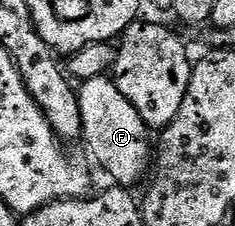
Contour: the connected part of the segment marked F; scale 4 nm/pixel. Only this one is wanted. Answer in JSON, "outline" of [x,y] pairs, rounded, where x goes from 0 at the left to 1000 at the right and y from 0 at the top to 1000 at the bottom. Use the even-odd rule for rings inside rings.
{"outline":[[[460,332],[353,363],[336,381],[332,425],[357,566],[349,624],[353,637],[374,637],[396,704],[494,796],[481,805],[498,823],[566,827],[596,796],[609,805],[655,695],[655,624],[651,611],[630,611],[634,562],[604,509],[570,491],[553,438],[502,403],[494,363]]]}

